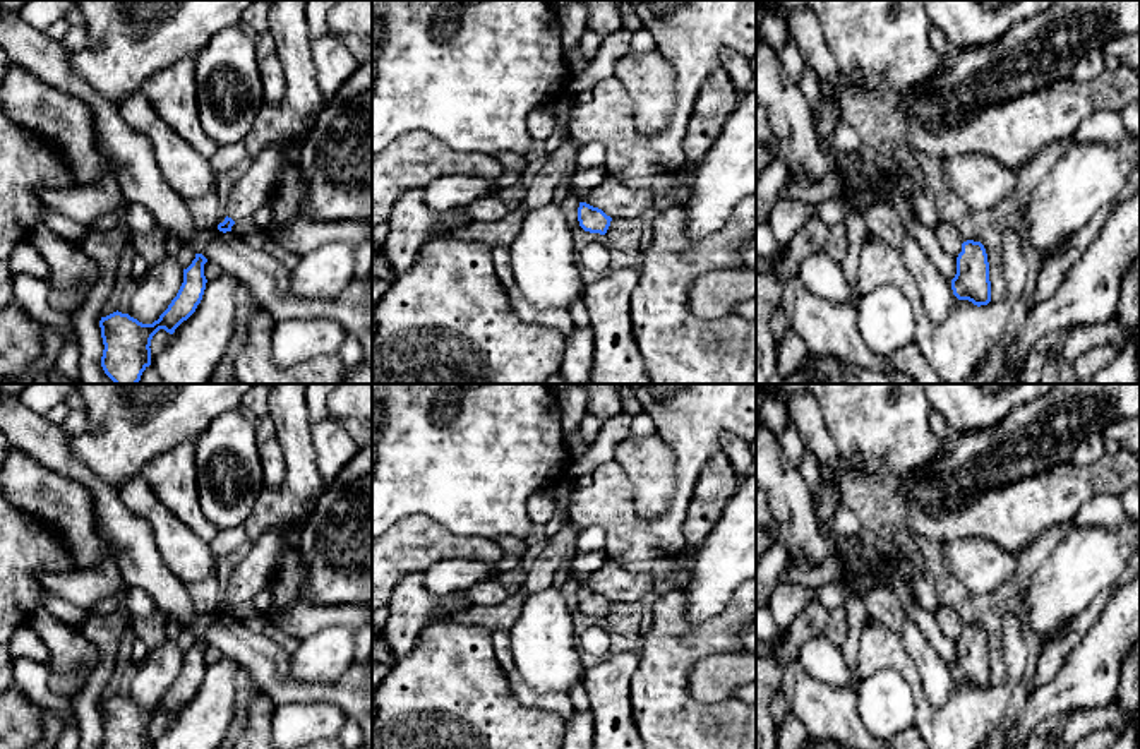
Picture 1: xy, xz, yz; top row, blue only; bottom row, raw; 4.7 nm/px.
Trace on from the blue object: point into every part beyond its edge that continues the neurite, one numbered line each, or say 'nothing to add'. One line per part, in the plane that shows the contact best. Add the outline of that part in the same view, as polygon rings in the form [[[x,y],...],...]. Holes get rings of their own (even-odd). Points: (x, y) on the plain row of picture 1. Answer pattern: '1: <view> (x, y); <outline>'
1: xy (252, 573); [[[295,523],[264,531],[231,571],[228,584],[223,588],[223,596],[235,607],[250,603],[269,584],[278,557],[293,531]]]

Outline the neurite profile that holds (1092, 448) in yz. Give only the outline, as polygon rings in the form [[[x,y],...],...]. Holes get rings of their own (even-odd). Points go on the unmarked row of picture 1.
[[[1094,432],[1077,446],[1071,463],[1077,466],[1087,466],[1101,459],[1104,454],[1106,437],[1102,432]]]

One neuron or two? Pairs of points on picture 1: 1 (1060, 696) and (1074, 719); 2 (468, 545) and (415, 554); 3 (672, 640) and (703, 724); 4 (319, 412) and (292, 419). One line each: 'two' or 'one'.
1: two
2: one
3: one
4: two

